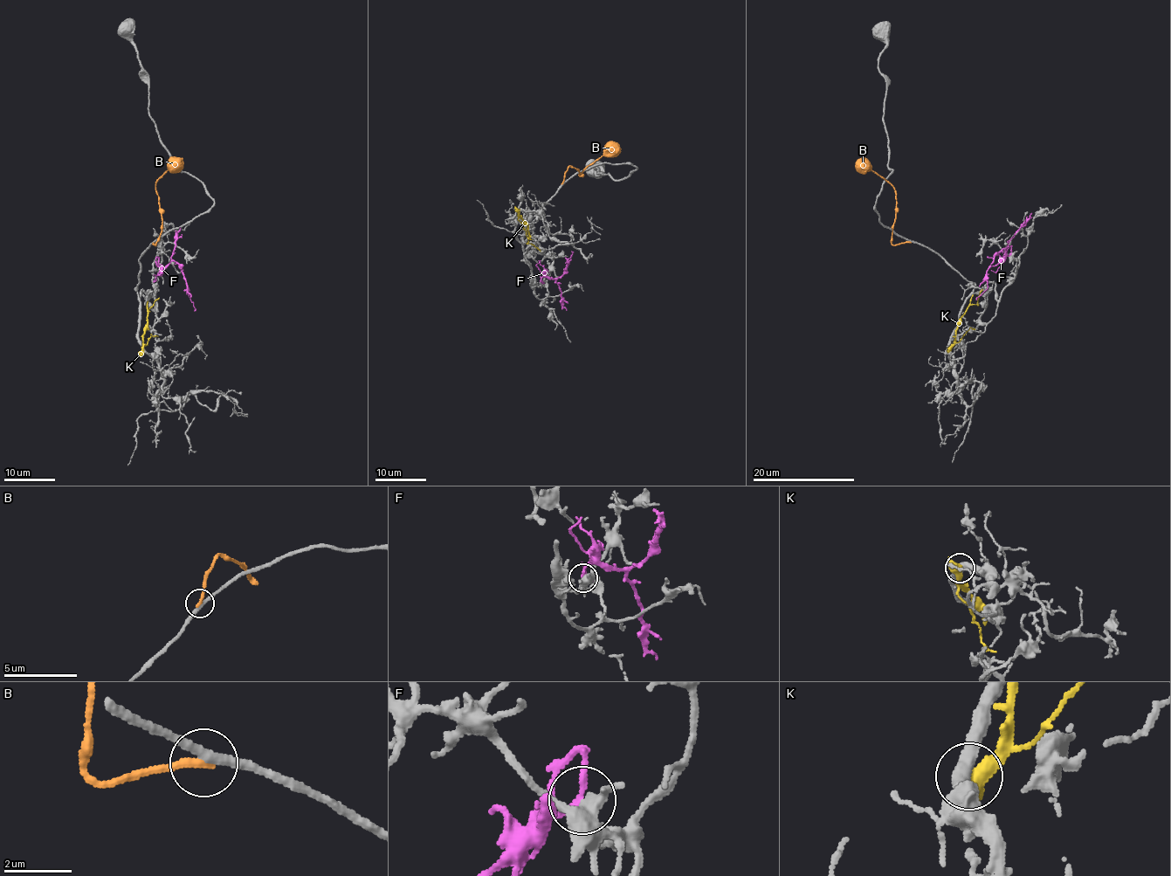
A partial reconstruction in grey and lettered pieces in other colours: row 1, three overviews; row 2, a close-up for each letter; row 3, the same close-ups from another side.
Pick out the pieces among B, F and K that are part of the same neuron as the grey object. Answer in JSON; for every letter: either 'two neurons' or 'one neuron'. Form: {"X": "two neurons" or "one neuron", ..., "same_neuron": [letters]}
{"B": "two neurons", "F": "two neurons", "K": "two neurons", "same_neuron": []}

